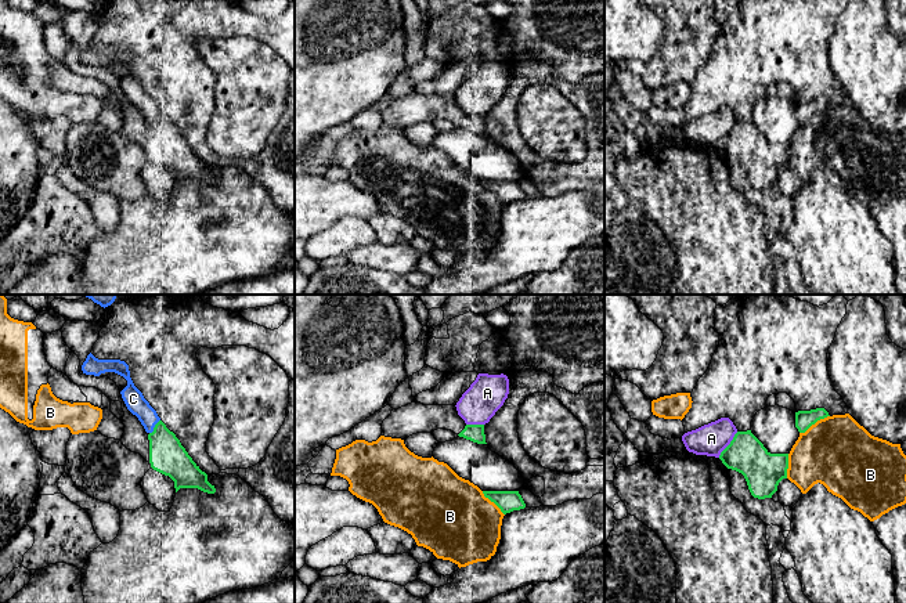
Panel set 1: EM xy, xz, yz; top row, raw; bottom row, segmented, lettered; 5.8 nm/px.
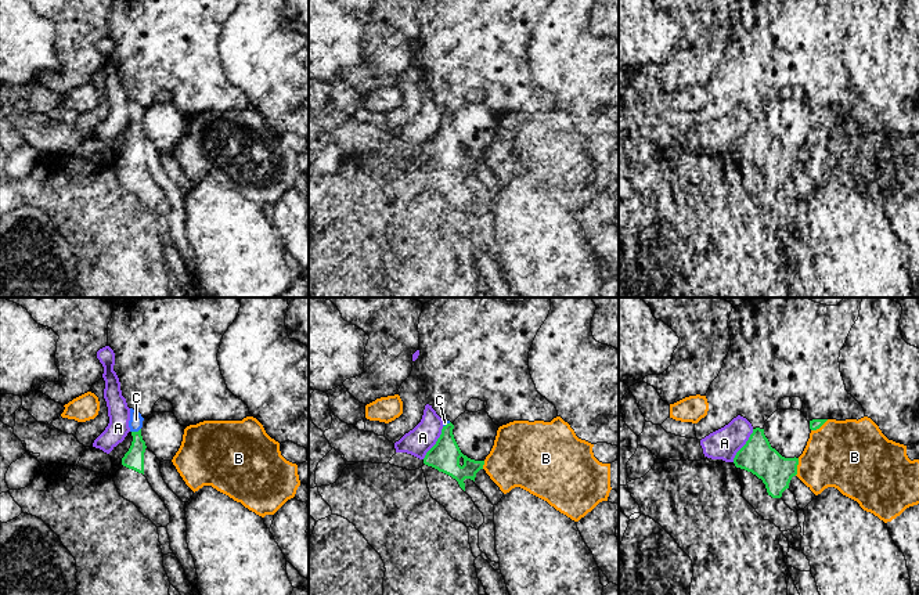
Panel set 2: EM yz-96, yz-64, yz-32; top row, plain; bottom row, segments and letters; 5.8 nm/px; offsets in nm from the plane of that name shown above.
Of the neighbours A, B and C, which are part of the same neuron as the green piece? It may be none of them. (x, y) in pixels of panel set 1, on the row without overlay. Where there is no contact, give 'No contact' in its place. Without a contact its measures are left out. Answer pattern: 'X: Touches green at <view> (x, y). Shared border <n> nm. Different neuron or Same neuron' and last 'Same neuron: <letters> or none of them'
A: Touches green at yz (729, 134). Shared border 190 nm. Different neuron
B: Touches green at yz (814, 114). Shared border 200 nm. Different neuron
C: Touches green at xy (155, 116). Shared border 110 nm. Same neuron
Same neuron: C

